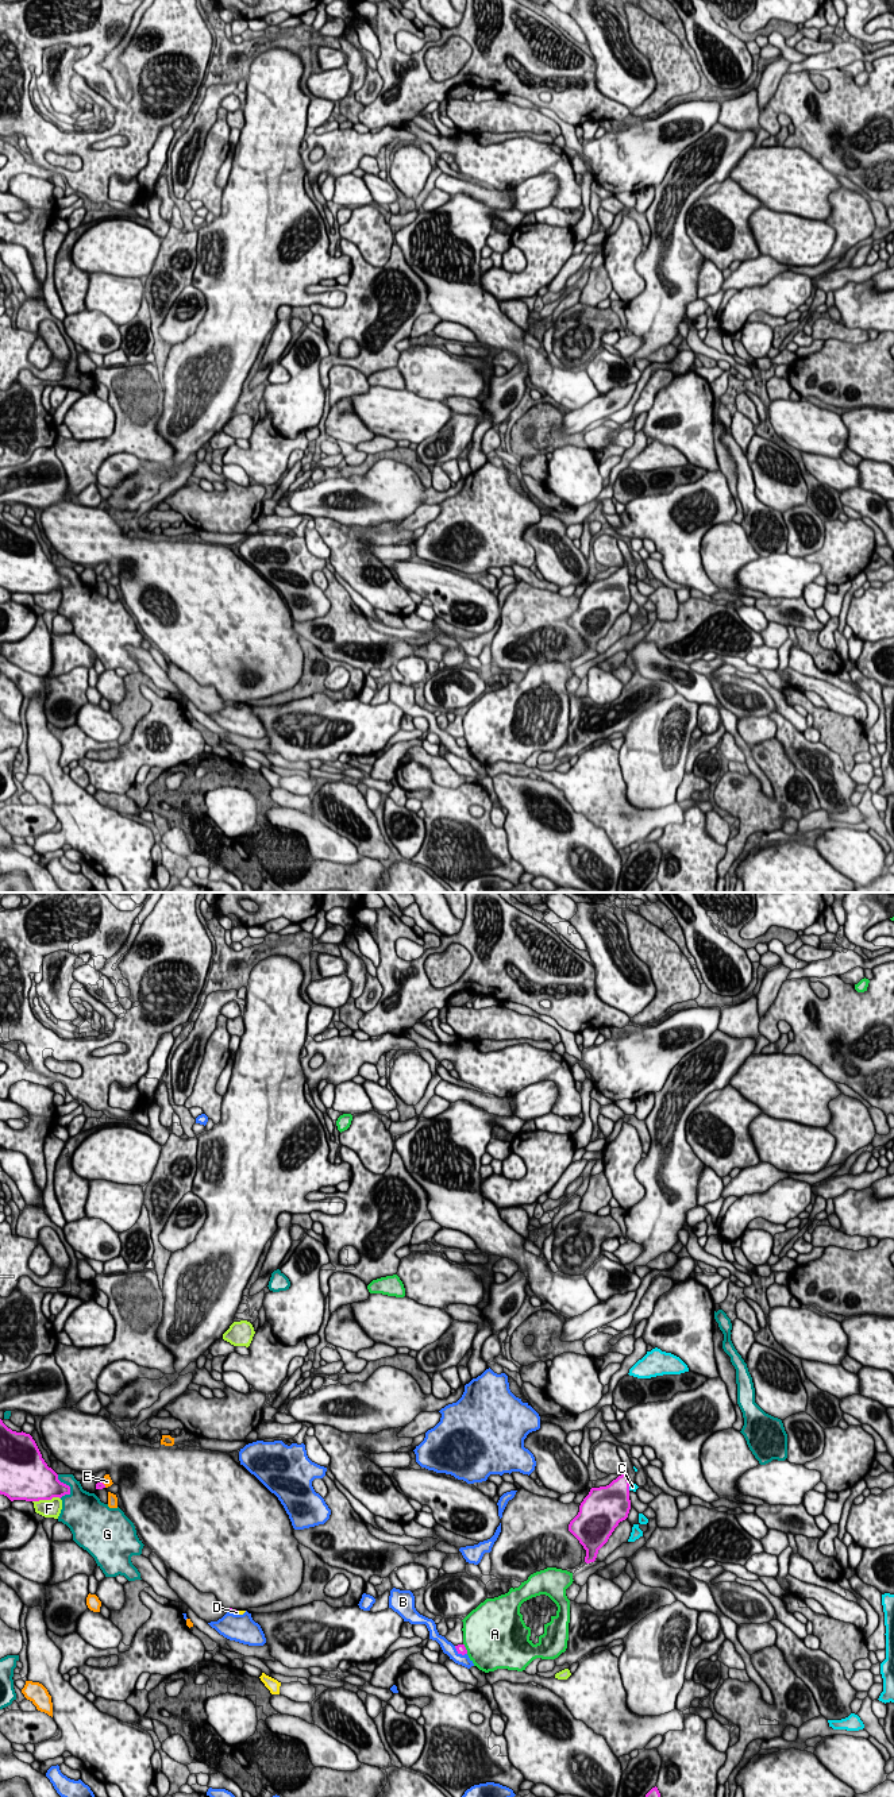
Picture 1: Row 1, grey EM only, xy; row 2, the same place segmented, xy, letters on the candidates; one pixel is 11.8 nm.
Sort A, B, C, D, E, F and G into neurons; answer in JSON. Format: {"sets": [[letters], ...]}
{"sets": [["A"], ["B"], ["C"], ["D"], ["E"], ["F"], ["G"]]}

